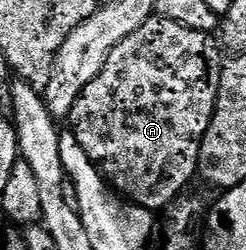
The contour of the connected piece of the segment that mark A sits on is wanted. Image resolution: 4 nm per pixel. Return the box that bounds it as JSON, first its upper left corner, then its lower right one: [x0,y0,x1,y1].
[70,17,222,213]

